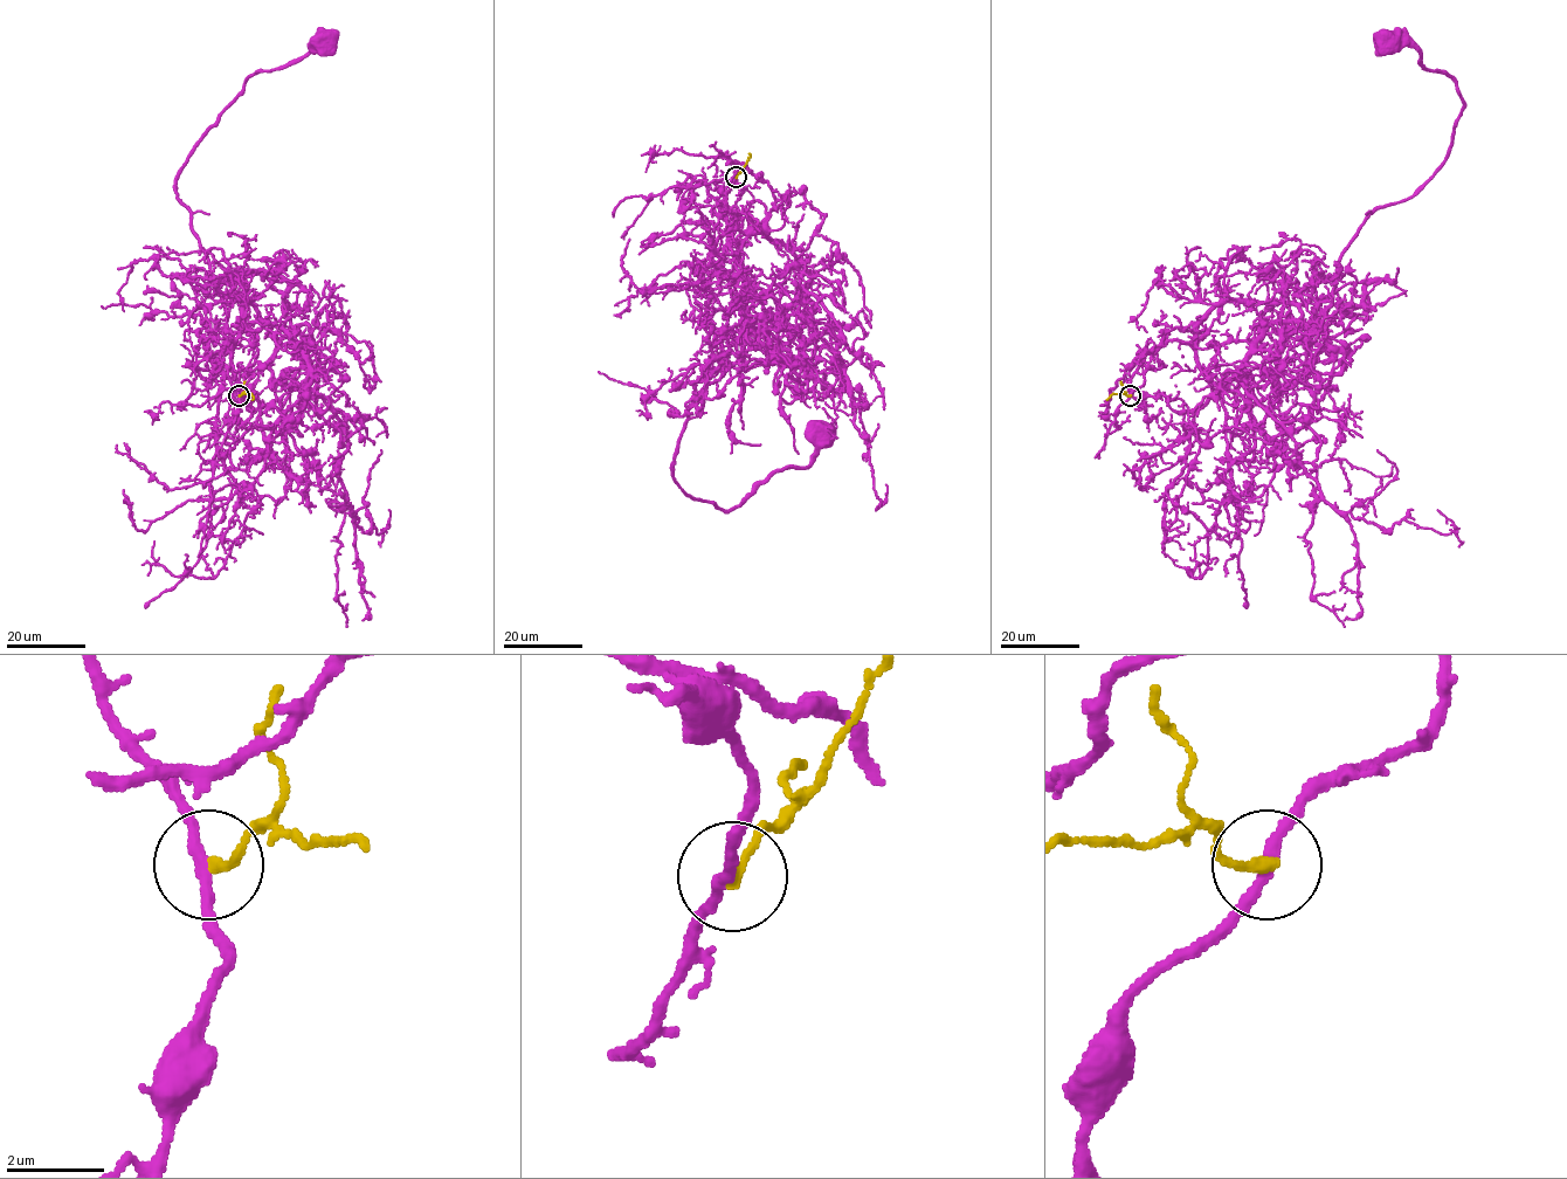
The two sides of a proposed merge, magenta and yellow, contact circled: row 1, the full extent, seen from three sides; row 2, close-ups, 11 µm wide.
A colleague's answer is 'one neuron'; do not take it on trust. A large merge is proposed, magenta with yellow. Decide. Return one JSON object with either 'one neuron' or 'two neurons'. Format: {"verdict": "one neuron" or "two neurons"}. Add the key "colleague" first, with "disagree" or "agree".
{"colleague": "disagree", "verdict": "two neurons"}

